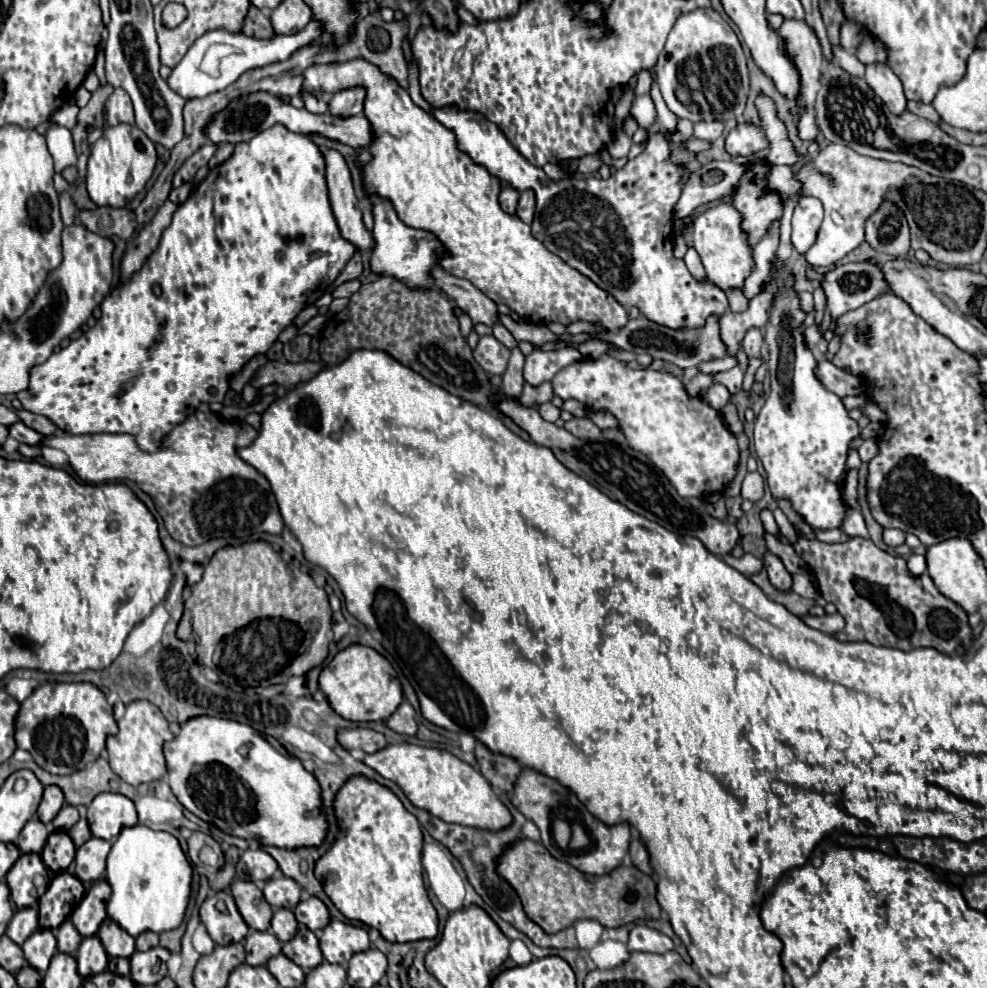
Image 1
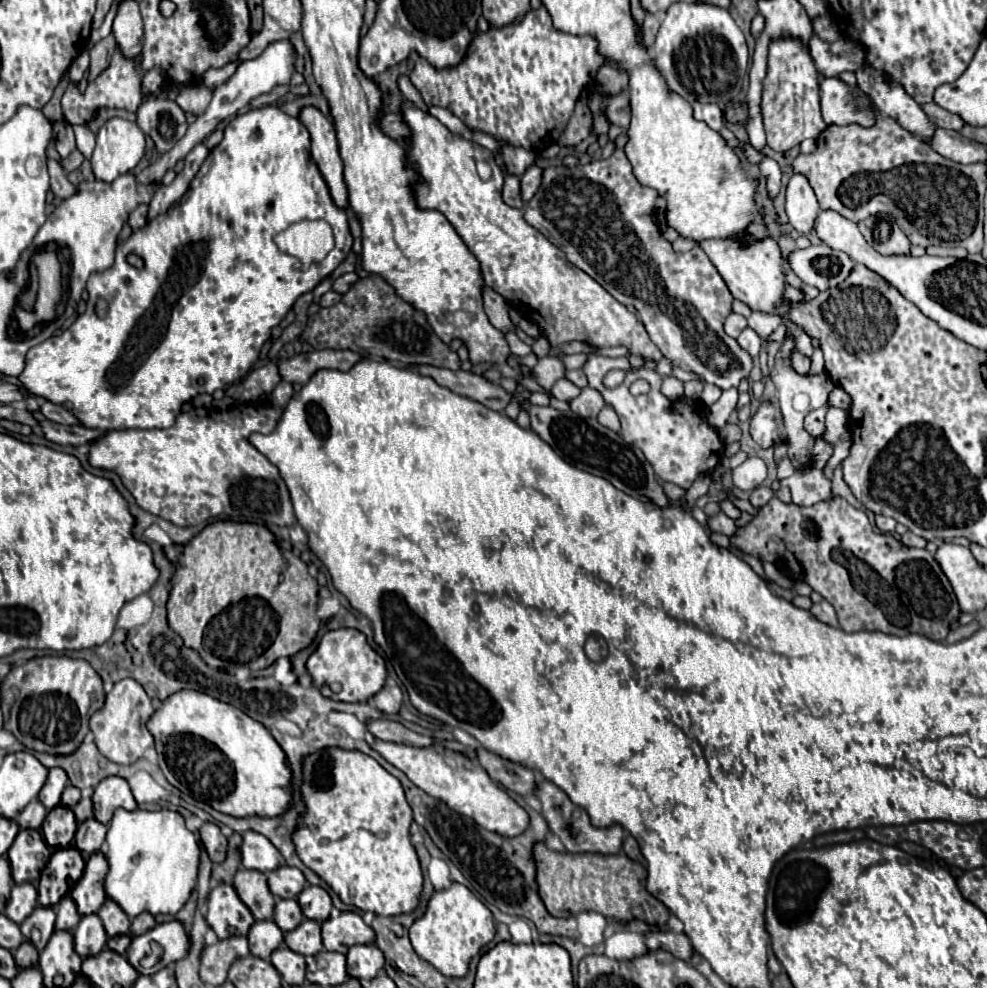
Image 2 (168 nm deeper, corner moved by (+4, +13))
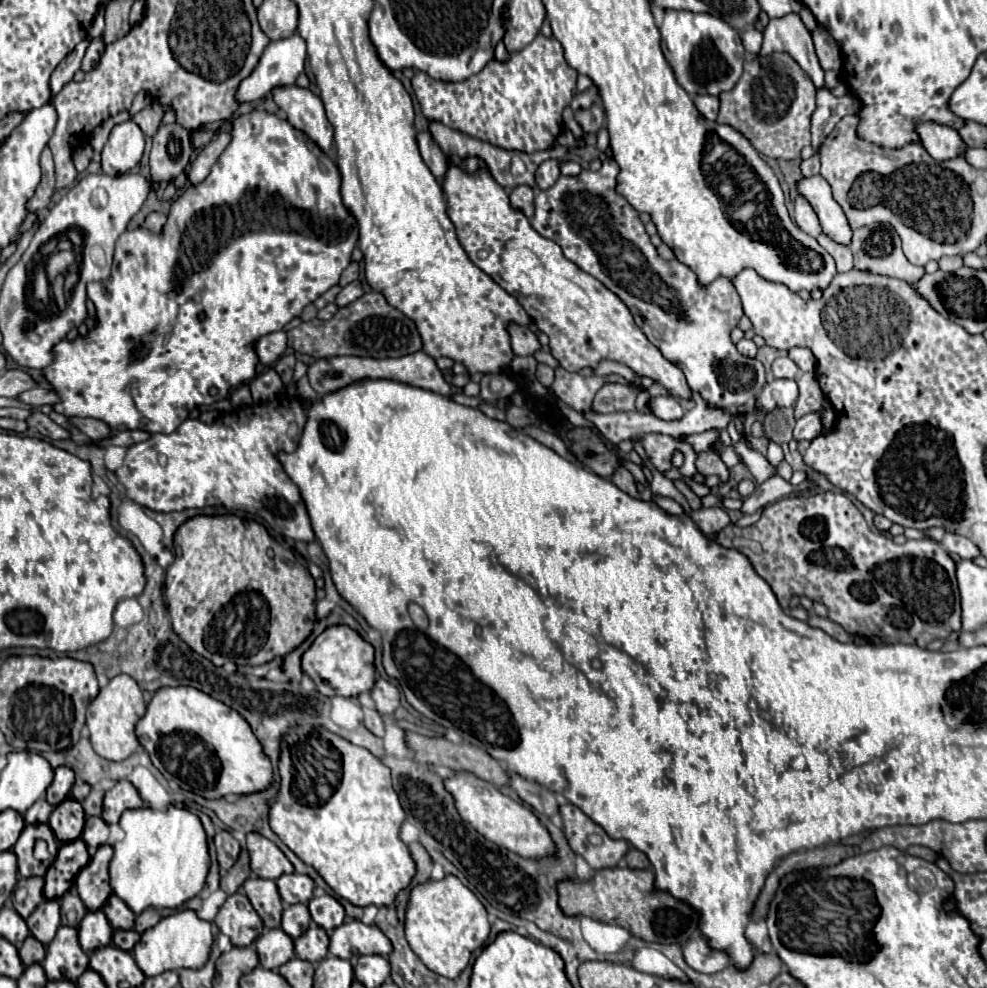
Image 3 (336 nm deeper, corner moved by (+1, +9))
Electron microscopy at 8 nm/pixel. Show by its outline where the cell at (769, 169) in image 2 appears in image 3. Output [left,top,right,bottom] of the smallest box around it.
[759,13,823,87]

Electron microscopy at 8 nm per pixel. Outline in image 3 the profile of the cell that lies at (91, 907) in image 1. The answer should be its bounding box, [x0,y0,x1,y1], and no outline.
[77,845,113,911]

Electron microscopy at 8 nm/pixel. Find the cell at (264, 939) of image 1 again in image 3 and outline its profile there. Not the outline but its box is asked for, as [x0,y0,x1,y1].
[255,929,295,969]

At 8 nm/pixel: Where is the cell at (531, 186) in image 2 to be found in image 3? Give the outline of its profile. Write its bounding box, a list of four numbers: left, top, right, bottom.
[535,159,559,191]

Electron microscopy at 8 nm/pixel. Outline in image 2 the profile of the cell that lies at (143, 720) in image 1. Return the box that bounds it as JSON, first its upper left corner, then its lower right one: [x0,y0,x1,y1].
[90,679,154,765]

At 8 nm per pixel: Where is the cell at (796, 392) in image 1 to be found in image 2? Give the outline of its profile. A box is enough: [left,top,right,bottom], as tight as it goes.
[750,403,786,447]

